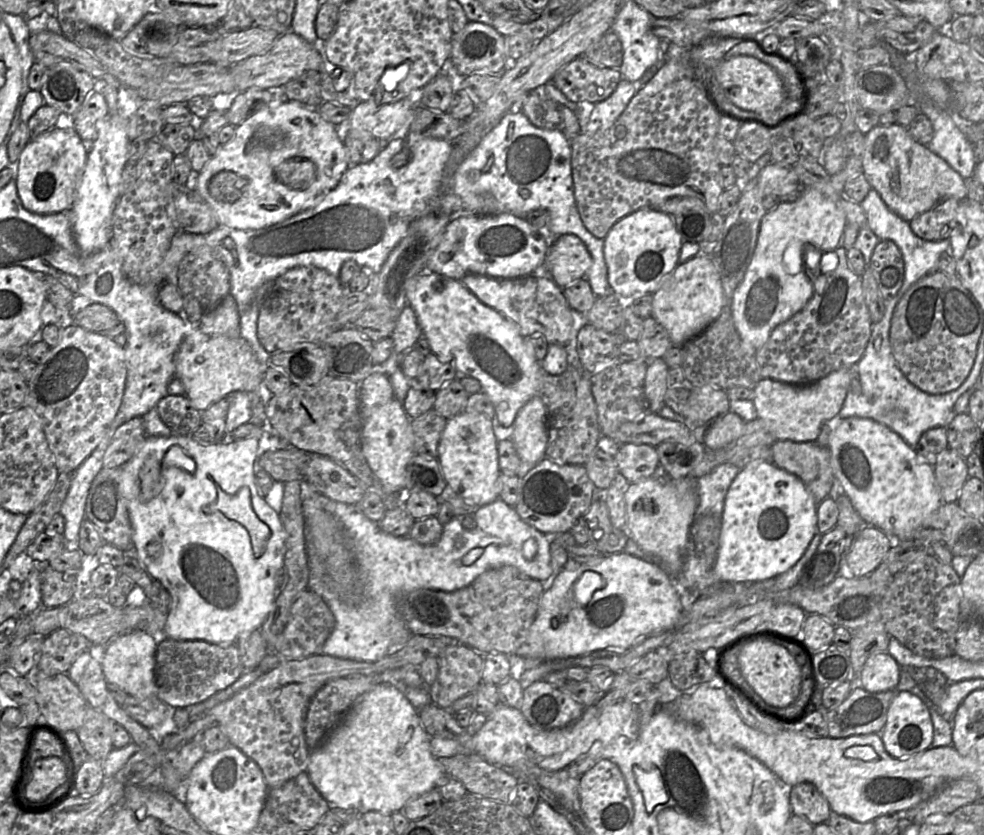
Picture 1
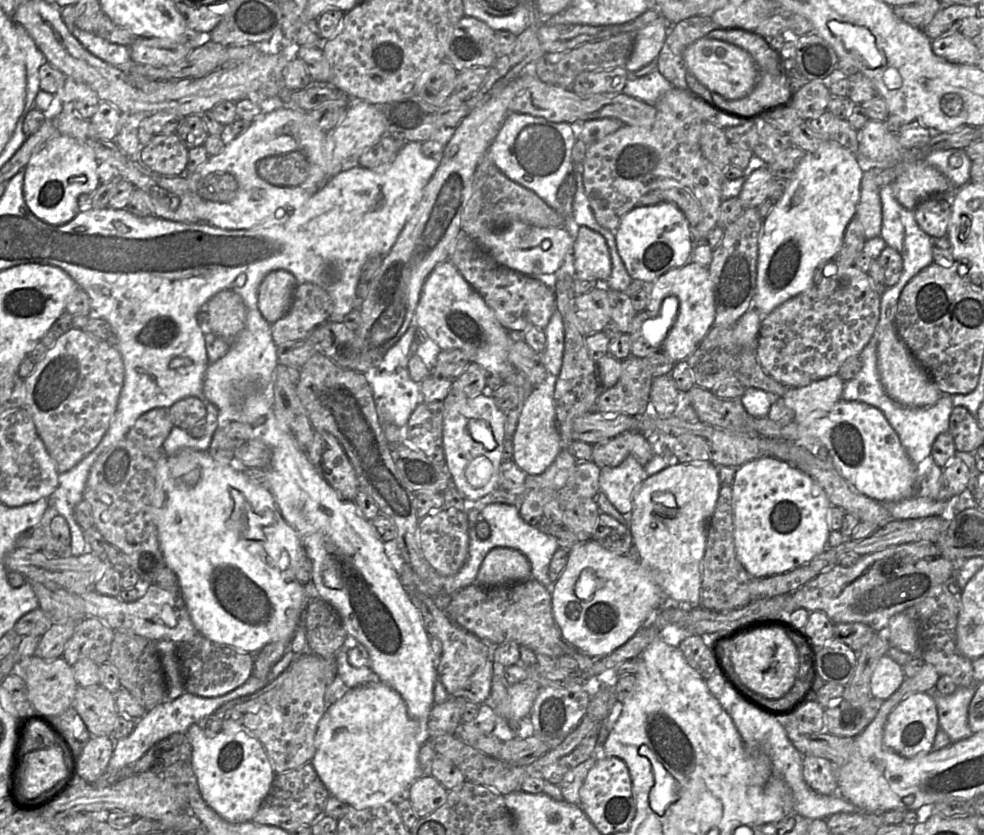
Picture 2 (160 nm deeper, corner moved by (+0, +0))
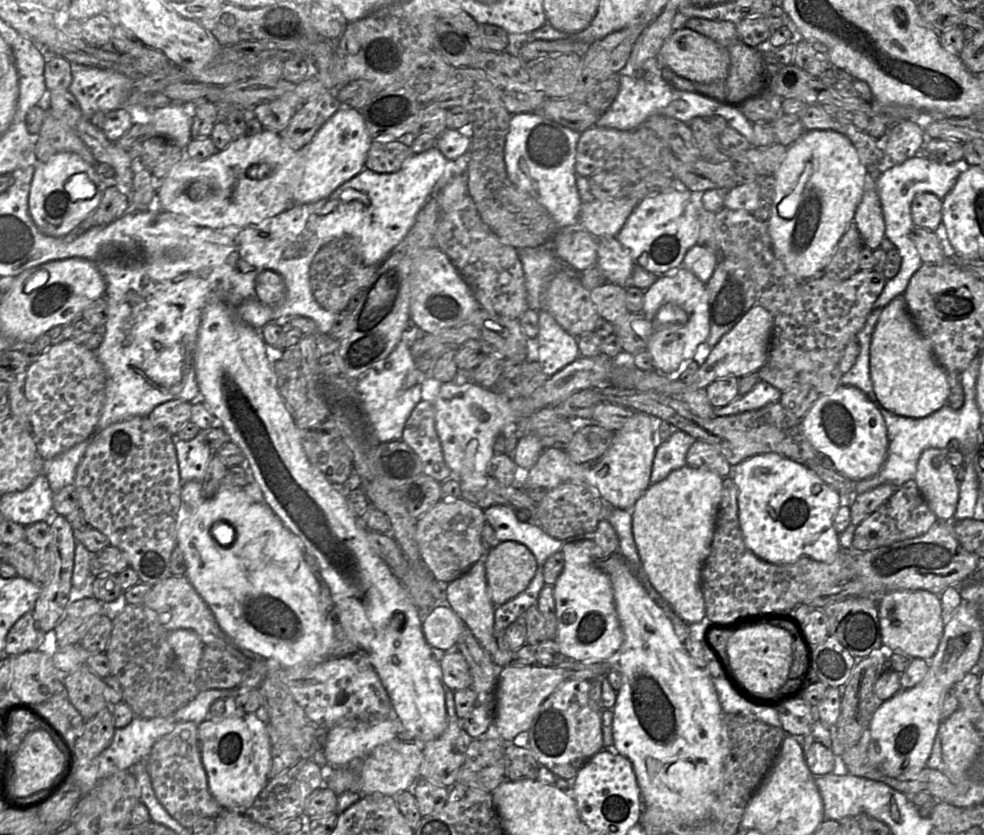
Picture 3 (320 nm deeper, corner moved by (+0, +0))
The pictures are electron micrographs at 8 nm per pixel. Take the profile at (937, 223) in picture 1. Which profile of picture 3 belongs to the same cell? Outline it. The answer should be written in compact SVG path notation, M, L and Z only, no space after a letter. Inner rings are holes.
M925 192L917 195L911 205L914 226L933 232L941 228L942 202L933 193Z

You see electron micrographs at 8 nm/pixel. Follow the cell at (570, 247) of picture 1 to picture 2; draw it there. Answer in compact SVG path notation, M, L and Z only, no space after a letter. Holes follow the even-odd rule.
M580 226L576 231L572 249L575 276L585 279L596 279L604 284L612 271L611 256L607 243L602 235L586 226Z

